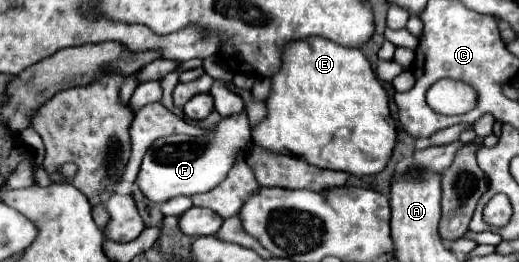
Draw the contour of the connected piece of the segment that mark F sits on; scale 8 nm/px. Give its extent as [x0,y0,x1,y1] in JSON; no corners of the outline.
[137,111,251,203]

